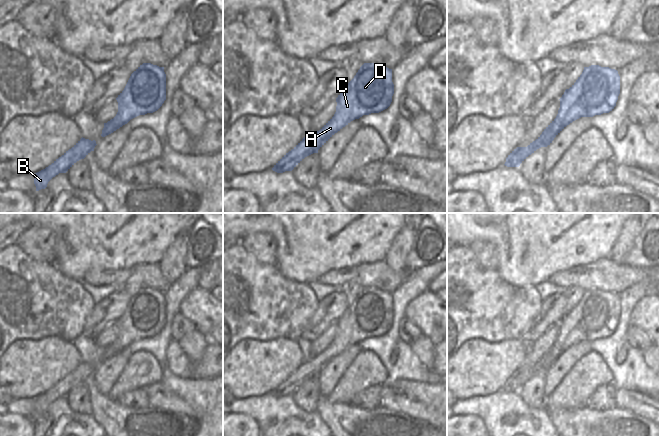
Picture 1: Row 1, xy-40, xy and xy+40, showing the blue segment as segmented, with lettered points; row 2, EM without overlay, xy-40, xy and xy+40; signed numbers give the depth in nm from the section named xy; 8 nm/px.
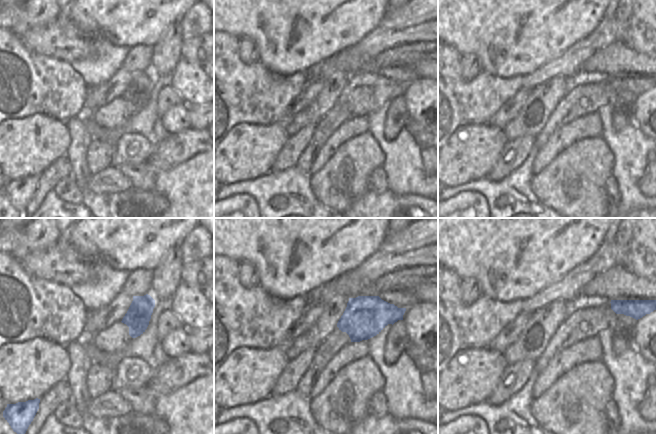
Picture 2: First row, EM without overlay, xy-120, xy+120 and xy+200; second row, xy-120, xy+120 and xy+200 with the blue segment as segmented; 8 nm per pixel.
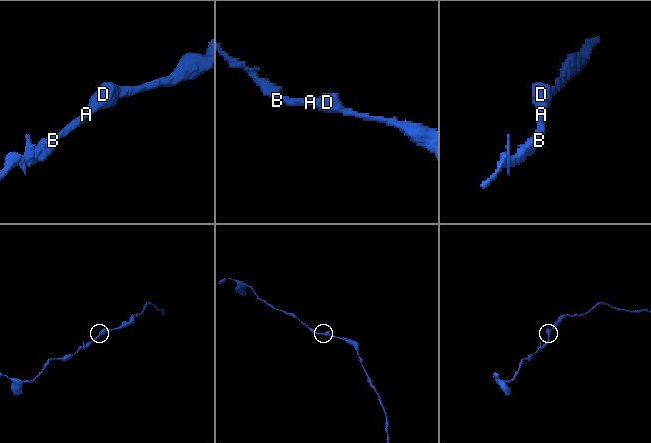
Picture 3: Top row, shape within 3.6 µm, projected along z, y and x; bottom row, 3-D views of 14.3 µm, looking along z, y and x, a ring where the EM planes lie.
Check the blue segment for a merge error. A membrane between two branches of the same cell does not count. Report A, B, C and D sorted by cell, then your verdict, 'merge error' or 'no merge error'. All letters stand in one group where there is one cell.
A B C D; no merge error

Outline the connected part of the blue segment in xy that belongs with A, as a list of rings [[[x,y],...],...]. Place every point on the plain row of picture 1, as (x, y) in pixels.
[[[364,287],[336,322],[334,340],[319,355],[304,361],[272,394],[277,397],[292,395],[305,381],[318,377],[335,357],[351,345],[387,333],[393,318],[392,293]]]

